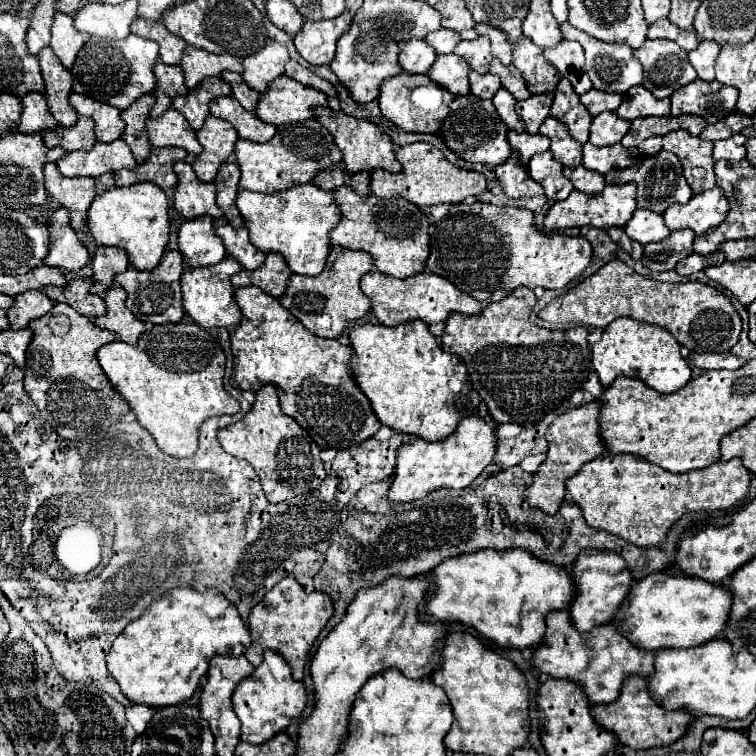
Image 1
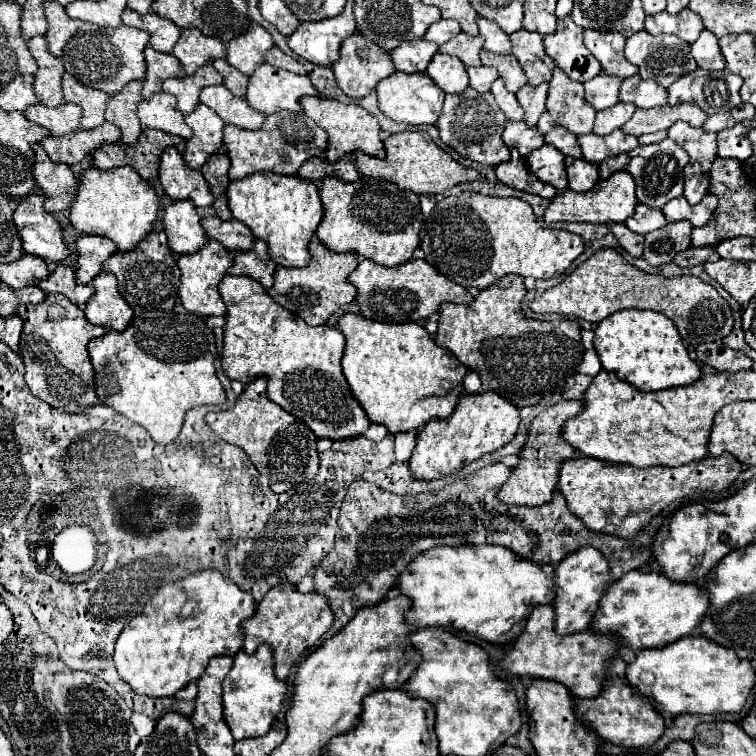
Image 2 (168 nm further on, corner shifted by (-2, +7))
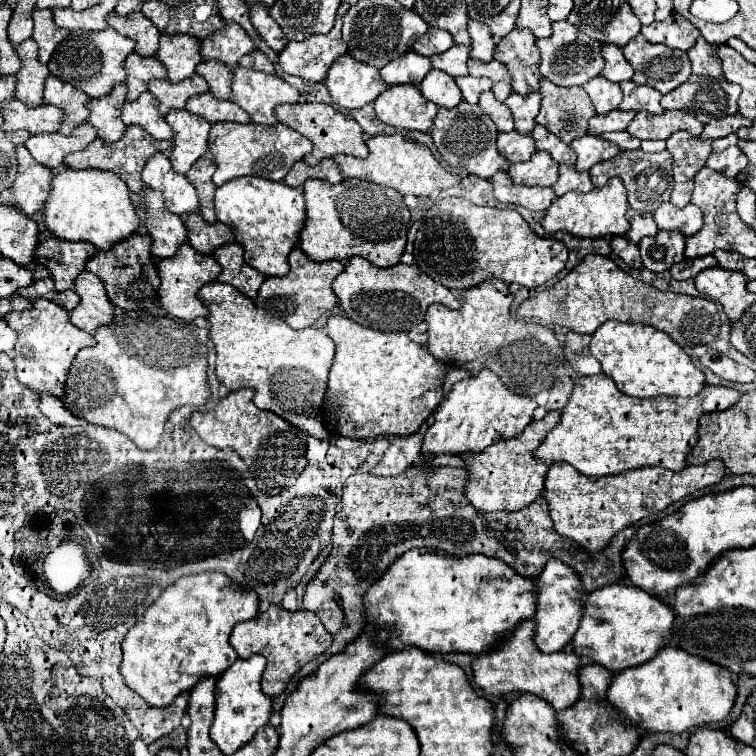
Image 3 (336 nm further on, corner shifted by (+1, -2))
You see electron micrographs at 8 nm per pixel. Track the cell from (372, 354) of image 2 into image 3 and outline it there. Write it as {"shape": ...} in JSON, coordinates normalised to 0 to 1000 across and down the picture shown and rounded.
{"shape":[[[435,417],[430,435],[446,459],[427,530],[427,557],[435,562],[435,570],[446,575],[462,575],[464,581],[496,581],[504,575],[520,578],[552,573],[562,554],[586,530],[583,509],[594,485],[586,478],[575,475],[562,459],[546,454],[538,440],[493,438],[454,417]]]}

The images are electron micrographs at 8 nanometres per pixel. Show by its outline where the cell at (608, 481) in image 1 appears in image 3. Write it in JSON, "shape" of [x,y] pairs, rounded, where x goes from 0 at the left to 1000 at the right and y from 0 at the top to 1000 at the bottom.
{"shape":[[[943,607],[922,618],[906,618],[893,626],[877,618],[848,618],[843,623],[832,620],[819,628],[803,628],[792,634],[769,628],[753,612],[729,612],[721,631],[718,657],[724,660],[734,702],[761,716],[771,726],[790,731],[821,700],[832,697],[835,692],[851,687],[858,679],[877,676],[882,668],[919,649],[927,649],[930,644],[951,639],[956,628],[959,628],[959,615],[951,607]]]}

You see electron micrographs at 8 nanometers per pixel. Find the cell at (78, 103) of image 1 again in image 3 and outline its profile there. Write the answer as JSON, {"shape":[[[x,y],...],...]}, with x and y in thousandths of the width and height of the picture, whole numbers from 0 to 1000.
{"shape":[[[65,99],[60,107],[57,134],[62,139],[73,139],[73,142],[83,144],[86,160],[81,160],[81,171],[78,171],[78,176],[83,176],[83,179],[91,179],[102,165],[112,163],[112,155],[118,152],[118,147],[115,147],[118,128],[112,123],[107,123],[104,118],[99,118],[97,112],[81,107],[73,99]]]}

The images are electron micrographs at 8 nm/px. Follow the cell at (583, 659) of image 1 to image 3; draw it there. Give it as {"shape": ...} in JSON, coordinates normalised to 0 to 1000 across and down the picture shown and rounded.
{"shape":[[[702,819],[689,821],[689,827],[684,827],[676,843],[671,843],[657,858],[631,866],[623,877],[628,903],[642,919],[668,919],[679,914],[705,917],[721,925],[734,940],[750,938],[753,933],[758,933],[758,927],[763,927],[769,917],[769,906],[763,901],[766,866],[761,866],[758,861],[721,866],[713,858],[708,858],[705,840],[708,824]]]}

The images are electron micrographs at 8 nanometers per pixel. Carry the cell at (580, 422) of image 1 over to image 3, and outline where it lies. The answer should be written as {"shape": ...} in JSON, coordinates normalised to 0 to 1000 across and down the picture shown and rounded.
{"shape":[[[726,544],[718,554],[702,557],[684,578],[655,583],[652,589],[647,589],[647,594],[639,594],[636,599],[607,602],[620,626],[612,644],[620,665],[634,676],[687,676],[716,657],[726,615],[721,615],[716,607],[708,607],[705,597],[710,594],[716,581],[721,581],[721,575],[737,562],[737,557],[739,546]]]}

